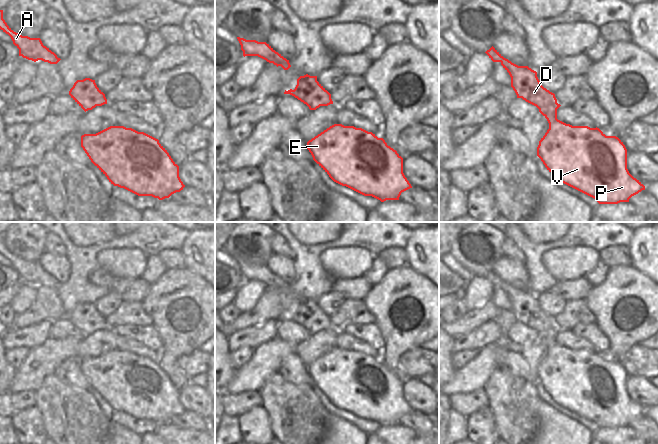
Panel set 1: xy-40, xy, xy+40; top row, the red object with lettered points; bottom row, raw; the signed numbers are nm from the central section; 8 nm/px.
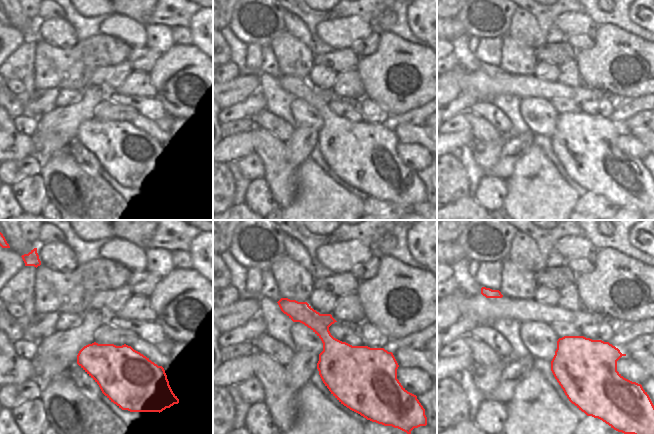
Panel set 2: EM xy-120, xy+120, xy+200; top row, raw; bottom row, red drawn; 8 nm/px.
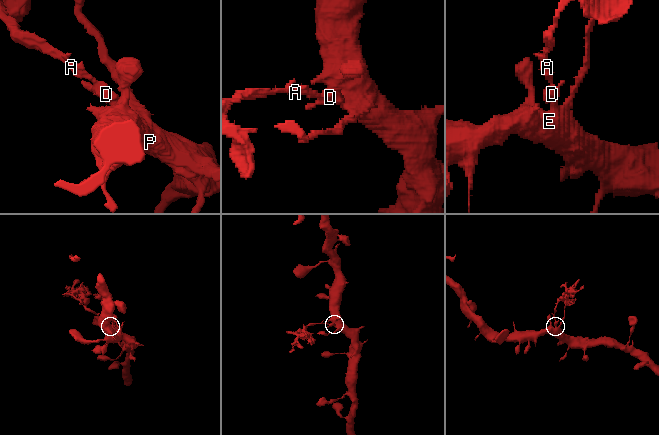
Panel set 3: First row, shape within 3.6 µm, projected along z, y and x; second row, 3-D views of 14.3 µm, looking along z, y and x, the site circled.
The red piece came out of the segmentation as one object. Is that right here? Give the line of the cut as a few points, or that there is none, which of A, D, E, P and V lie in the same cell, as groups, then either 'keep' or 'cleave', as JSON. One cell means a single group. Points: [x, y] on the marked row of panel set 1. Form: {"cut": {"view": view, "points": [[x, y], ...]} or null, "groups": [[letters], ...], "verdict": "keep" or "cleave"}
{"cut": {"view": "xy", "points": [[288, 61], [283, 61], [280, 65]]}, "groups": [["A"], ["D", "E", "P", "V"]], "verdict": "cleave"}

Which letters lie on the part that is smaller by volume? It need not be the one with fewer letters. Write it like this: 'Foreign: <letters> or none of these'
Foreign: A

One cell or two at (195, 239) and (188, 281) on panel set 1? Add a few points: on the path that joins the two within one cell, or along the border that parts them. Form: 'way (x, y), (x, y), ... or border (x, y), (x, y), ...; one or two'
border (186, 266), (204, 278); two

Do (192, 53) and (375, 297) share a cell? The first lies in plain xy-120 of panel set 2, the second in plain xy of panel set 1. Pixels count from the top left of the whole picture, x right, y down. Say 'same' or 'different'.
same

